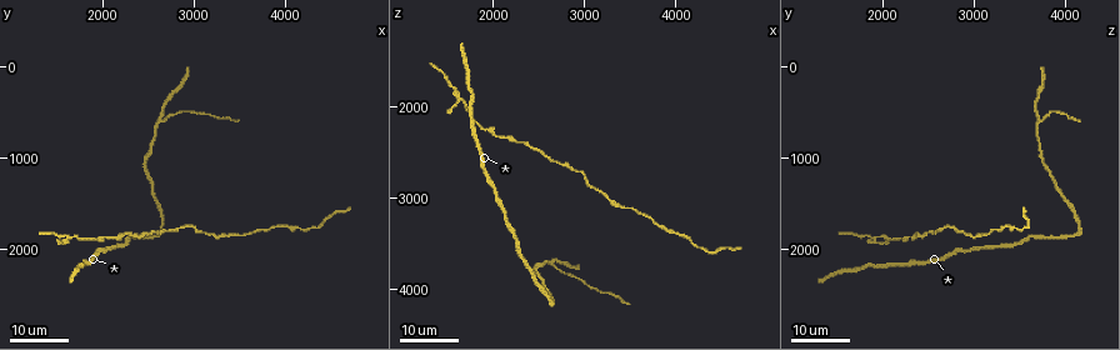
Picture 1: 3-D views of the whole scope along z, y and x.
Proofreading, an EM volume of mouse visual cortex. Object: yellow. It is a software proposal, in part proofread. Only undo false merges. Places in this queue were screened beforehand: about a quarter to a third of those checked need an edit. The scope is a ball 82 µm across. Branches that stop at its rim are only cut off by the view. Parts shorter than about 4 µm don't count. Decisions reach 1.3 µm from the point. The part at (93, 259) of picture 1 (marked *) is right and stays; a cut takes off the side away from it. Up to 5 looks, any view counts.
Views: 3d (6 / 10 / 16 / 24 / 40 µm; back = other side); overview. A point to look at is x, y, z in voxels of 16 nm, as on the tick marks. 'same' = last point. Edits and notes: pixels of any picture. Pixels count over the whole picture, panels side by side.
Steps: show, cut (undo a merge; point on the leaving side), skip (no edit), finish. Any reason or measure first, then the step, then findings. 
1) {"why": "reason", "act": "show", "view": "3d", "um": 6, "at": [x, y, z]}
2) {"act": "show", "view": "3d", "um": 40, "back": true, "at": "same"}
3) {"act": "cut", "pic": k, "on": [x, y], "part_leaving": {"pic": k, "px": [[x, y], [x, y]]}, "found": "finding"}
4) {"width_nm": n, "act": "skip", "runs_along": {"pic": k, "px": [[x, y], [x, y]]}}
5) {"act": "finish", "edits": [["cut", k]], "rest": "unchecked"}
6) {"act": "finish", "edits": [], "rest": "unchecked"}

{"why": "side arm on a straight run", "act": "show", "view": "3d", "um": 24, "at": [2650, 600, 3750]}

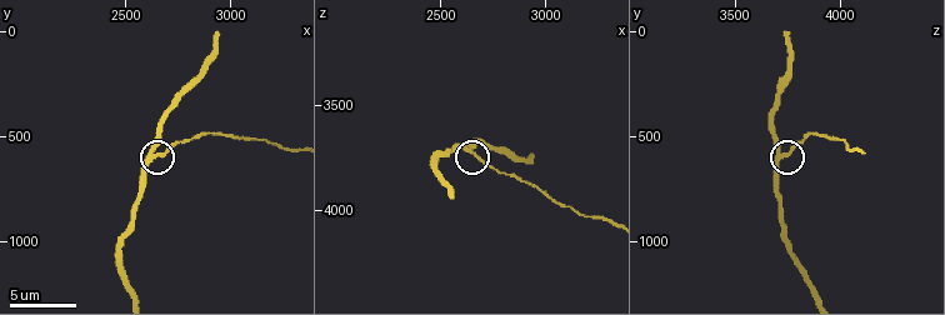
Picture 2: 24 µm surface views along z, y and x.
{"why": "zoom in", "act": "show", "view": "3d", "um": 6, "at": [2660, 580, 3730]}

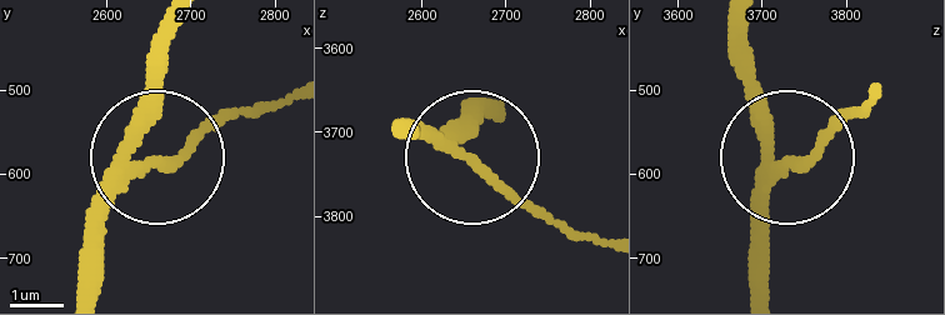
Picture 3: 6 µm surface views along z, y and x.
{"arms": 3, "act": "cut", "pic": 3, "on": [194, 144], "part_leaving": {"pic": 3, "px": [[141, 174], [285, 103]]}, "found": "two cells meet here"}

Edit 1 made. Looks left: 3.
{"act": "show", "view": "3d", "um": 16, "at": [1900, 1900, 2250]}

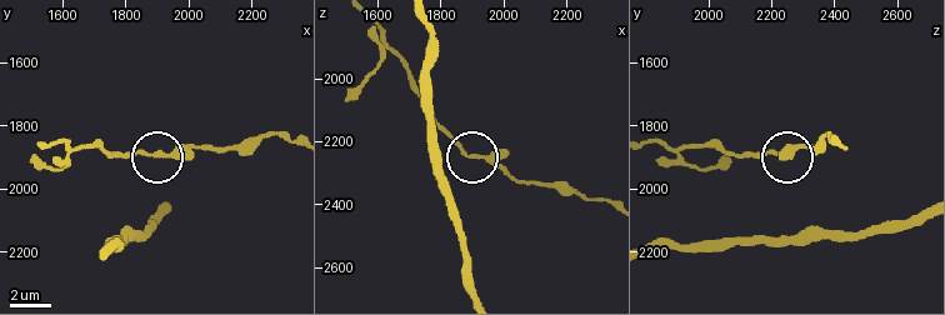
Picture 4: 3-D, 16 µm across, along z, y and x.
{"act": "show", "view": "3d", "um": 10, "at": "same"}

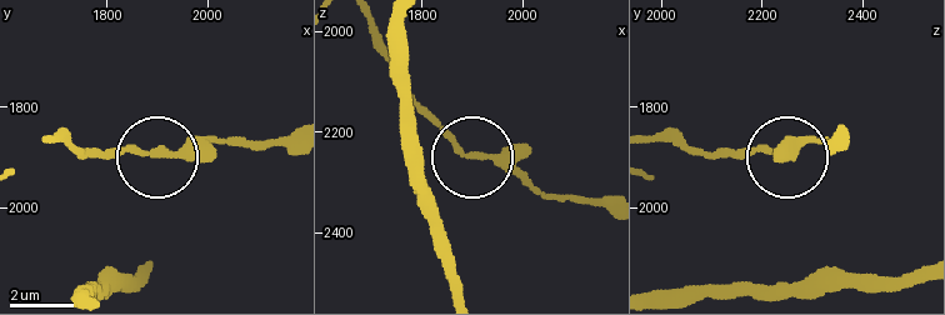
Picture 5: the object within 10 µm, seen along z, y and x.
{"act": "show", "view": "3d", "um": 10, "back": true, "at": "same"}

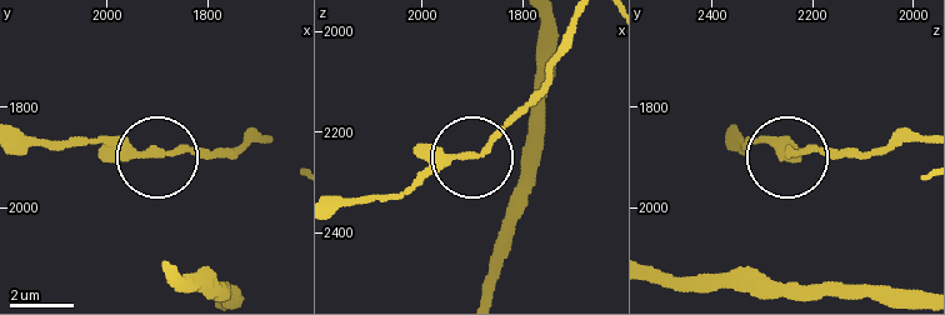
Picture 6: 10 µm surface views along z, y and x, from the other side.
{"side_arm_um": 16, "act": "skip", "found": "continuous, no second cell"}

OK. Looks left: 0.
{"act": "finish", "edits": [["cut", 3]], "rest": "unchecked"}

